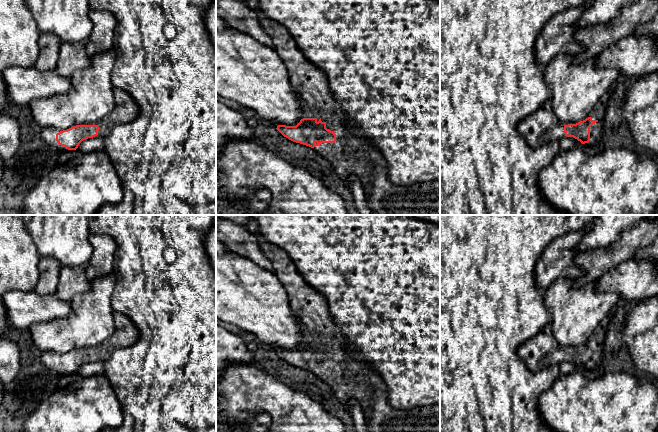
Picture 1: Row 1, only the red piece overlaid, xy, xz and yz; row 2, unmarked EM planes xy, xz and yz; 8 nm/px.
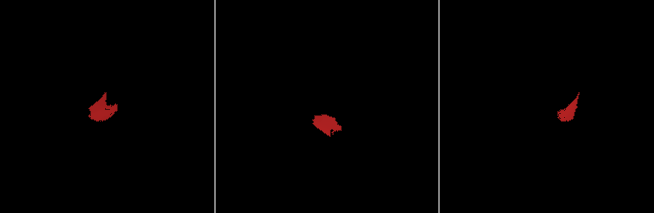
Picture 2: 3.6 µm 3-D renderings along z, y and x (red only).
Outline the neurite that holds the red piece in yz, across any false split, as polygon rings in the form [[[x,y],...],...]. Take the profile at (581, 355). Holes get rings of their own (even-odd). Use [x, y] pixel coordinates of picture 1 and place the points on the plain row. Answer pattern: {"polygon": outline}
{"polygon": [[[605,319],[585,344],[564,349],[554,339],[552,326],[548,322],[534,337],[519,346],[518,355],[531,371],[558,365],[563,360],[573,361],[582,368],[599,370],[603,362],[607,327],[608,320]]]}

